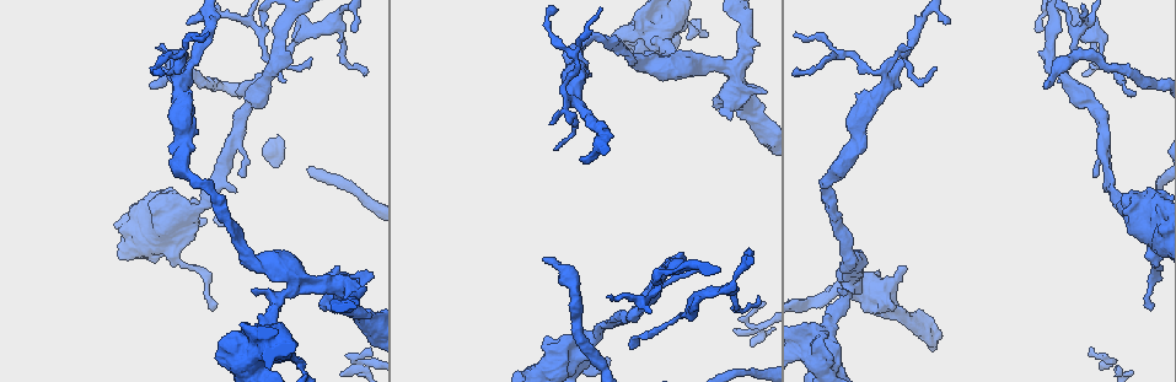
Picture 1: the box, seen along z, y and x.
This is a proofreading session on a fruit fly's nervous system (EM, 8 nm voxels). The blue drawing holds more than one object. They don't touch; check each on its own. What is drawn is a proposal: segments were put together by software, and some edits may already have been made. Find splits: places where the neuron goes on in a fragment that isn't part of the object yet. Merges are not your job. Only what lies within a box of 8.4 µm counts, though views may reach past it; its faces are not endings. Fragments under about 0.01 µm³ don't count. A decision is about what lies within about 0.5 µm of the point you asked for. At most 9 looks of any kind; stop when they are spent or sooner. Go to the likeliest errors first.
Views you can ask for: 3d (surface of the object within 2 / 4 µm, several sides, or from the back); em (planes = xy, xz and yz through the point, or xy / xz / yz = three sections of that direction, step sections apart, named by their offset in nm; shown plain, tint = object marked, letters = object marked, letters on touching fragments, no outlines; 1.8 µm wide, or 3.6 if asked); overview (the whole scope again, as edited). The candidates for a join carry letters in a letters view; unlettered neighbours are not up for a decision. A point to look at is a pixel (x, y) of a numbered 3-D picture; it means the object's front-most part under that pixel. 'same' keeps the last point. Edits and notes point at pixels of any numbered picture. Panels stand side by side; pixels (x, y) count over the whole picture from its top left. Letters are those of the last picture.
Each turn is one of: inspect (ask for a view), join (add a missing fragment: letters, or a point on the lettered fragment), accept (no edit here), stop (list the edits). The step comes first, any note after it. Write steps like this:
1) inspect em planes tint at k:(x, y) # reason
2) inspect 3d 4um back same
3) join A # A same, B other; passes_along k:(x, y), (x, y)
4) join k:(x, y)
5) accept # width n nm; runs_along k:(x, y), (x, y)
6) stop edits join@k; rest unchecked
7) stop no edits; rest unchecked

inspect 3d 4um at 1:(1046, 89) # tapers out

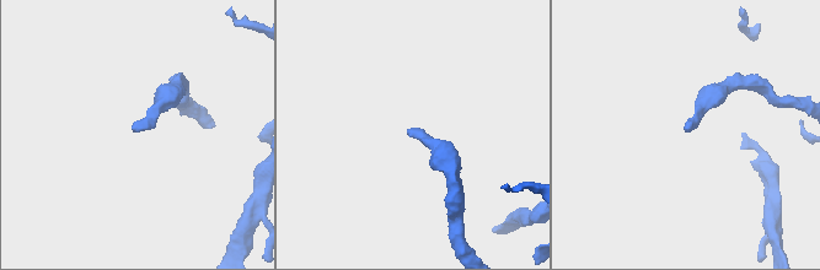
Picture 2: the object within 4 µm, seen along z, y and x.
inspect em yz step 4 letters at 2:(407, 130)

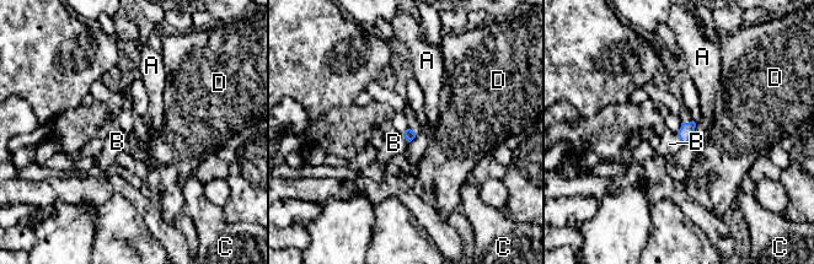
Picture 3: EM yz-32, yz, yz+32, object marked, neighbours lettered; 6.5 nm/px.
join B # A other, B same, C other, D other; passes_along 3:(685, 133), (679, 138), (669, 144); it goes on there

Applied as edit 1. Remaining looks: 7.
inspect overview # see it whole again

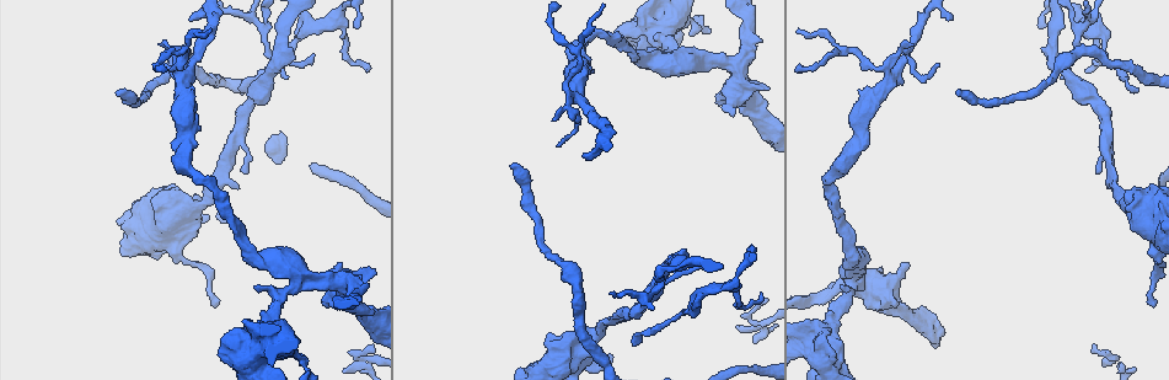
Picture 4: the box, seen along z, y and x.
inspect em planes letters at 4:(958, 89) # end of a long branch

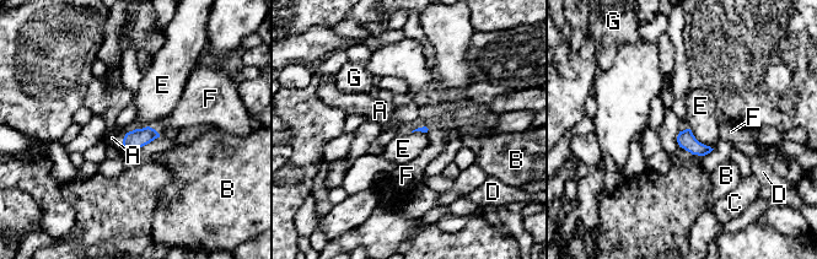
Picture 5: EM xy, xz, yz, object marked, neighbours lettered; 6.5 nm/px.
join A # longest_contact E 200 nm; A same, B other, C other, D other, E other, F other, G other; the neuron continues

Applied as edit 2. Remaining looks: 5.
inspect overview

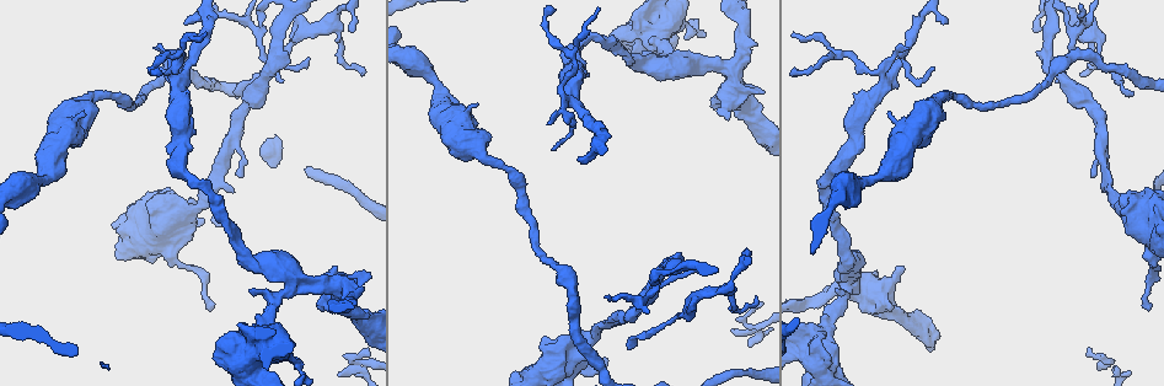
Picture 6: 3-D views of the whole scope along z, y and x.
inspect 3d 4um at 6:(260, 345) # abrupt turn

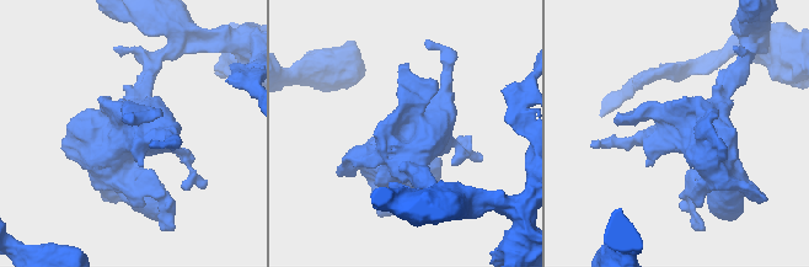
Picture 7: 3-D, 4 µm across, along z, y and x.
inspect em 3.6um xz step 4 tint at 7:(132, 127)

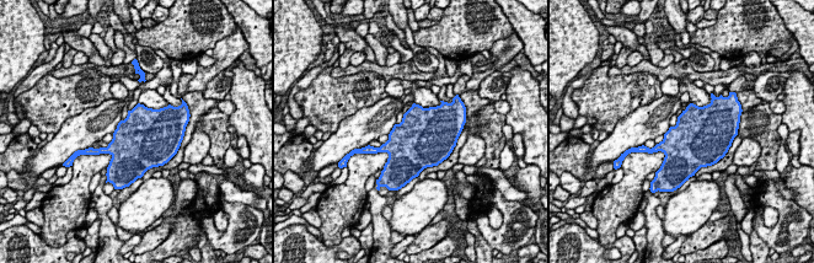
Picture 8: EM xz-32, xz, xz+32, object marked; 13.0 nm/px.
inspect em 3.6um planes letters same # cut it another way

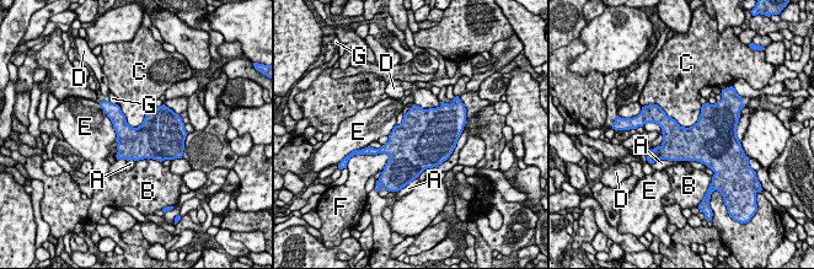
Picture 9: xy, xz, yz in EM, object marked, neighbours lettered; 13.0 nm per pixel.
accept # longest_contact C 650 nm; A other, B other, C other, D other, E other, F other, G other; border 9:(654, 103), (685, 127), (702, 106); none of them fits

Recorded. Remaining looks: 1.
inspect em planes letters at 6:(662, 277) # abrupt turn

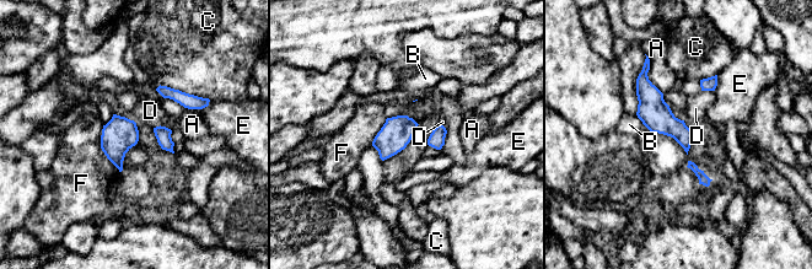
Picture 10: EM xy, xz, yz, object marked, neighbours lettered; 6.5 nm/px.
accept # A other, B other, C other, D other, E other, F other; border 10:(154, 127), (162, 125), (171, 130); none of them fits

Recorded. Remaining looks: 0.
stop edits join@3, join@5; rest unchecked

